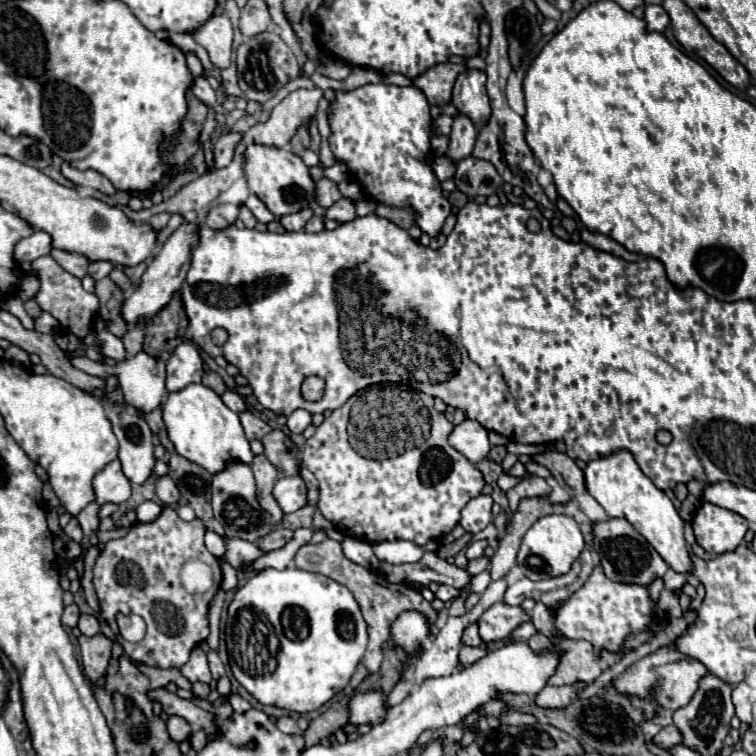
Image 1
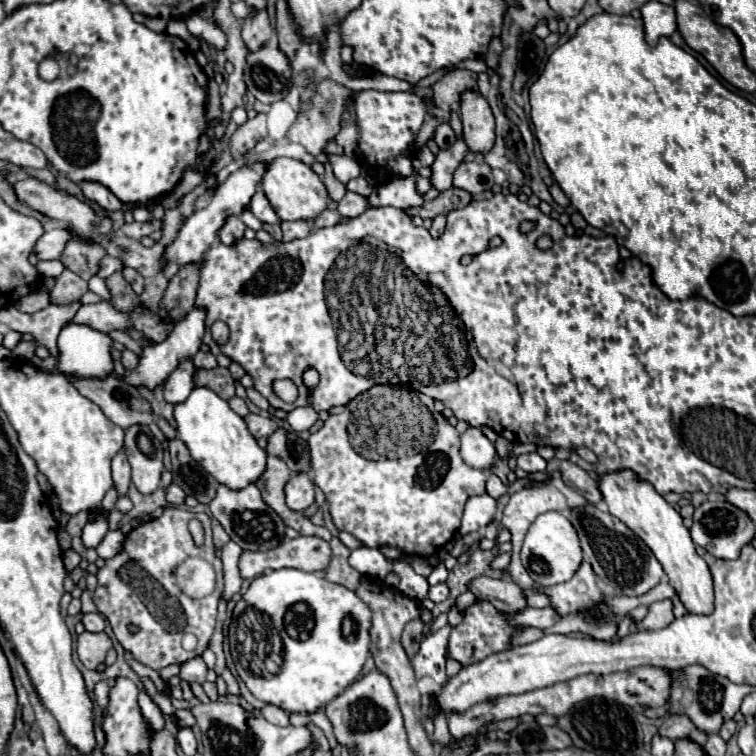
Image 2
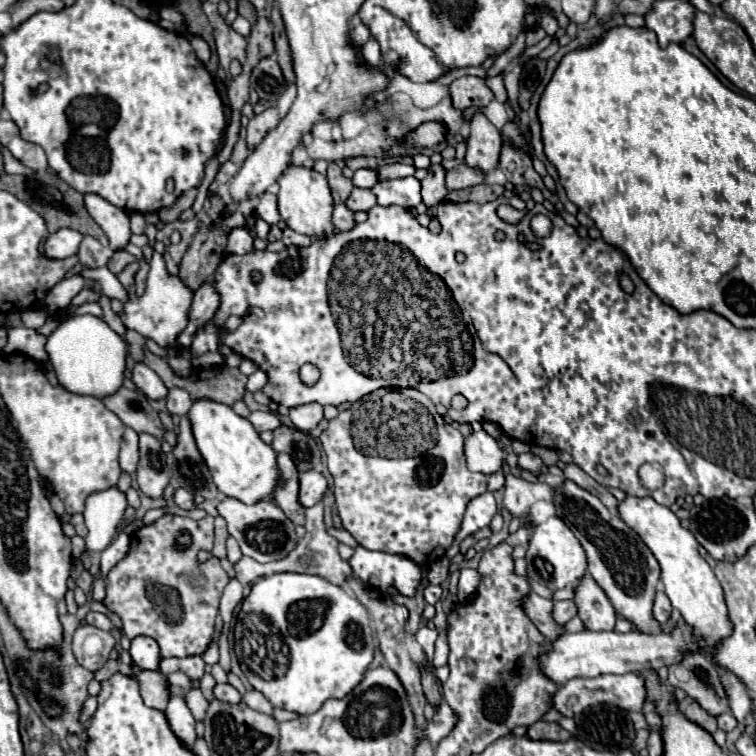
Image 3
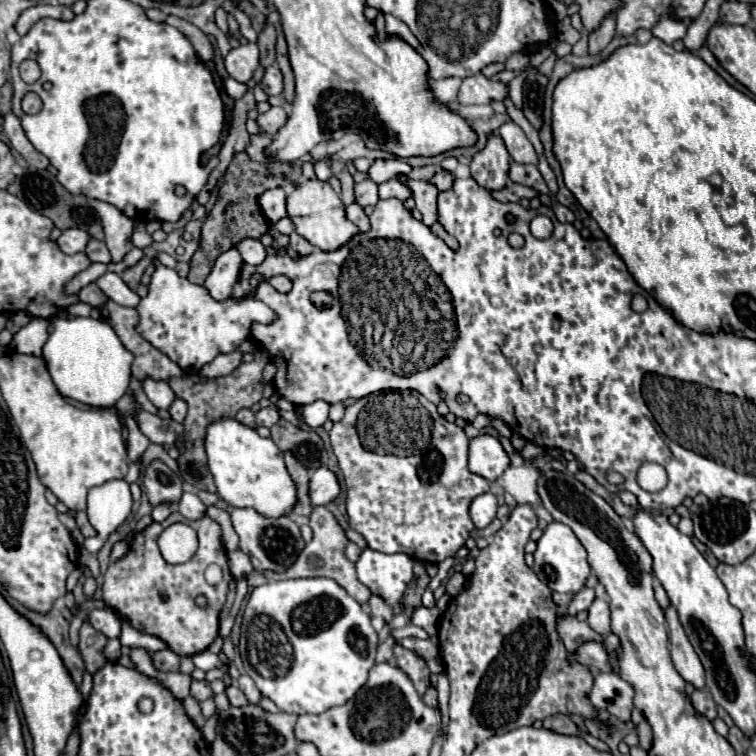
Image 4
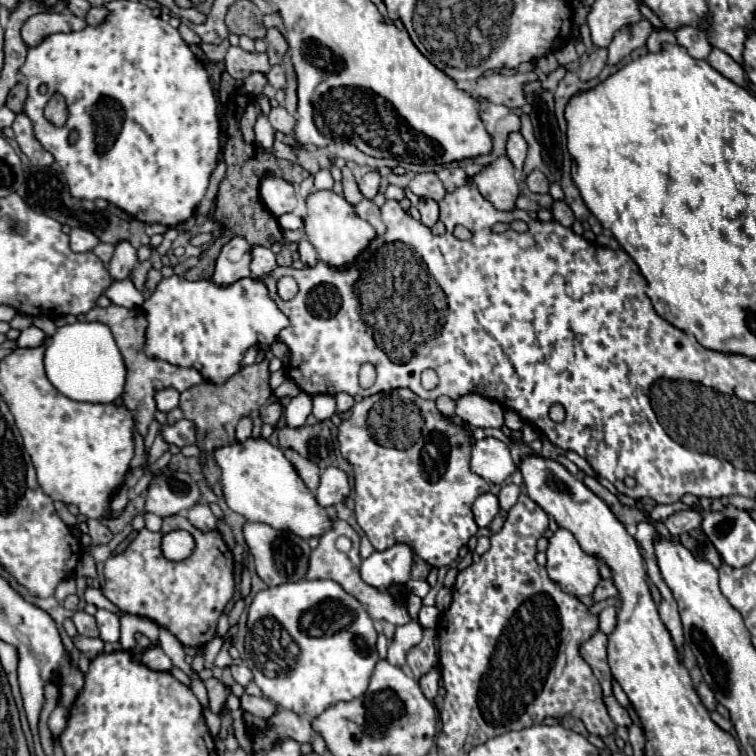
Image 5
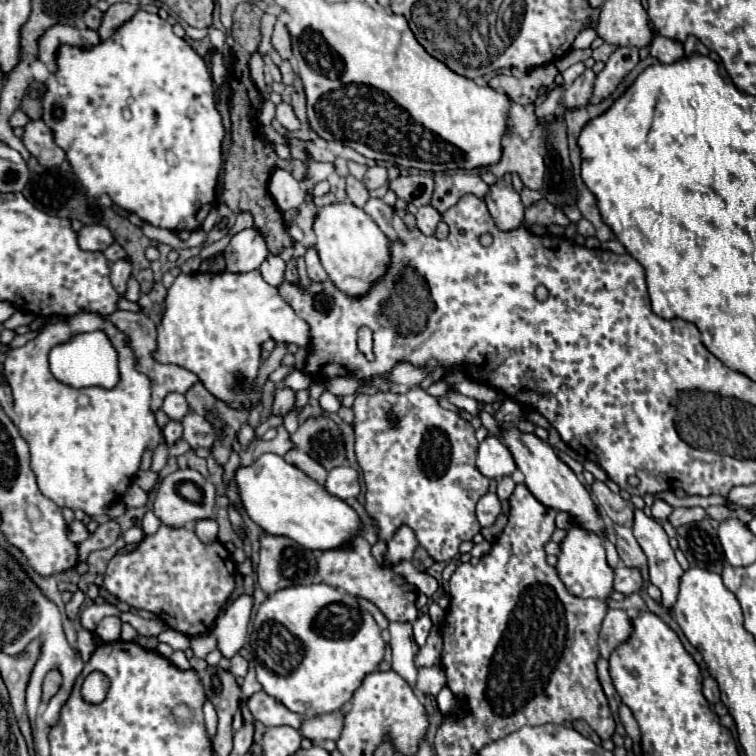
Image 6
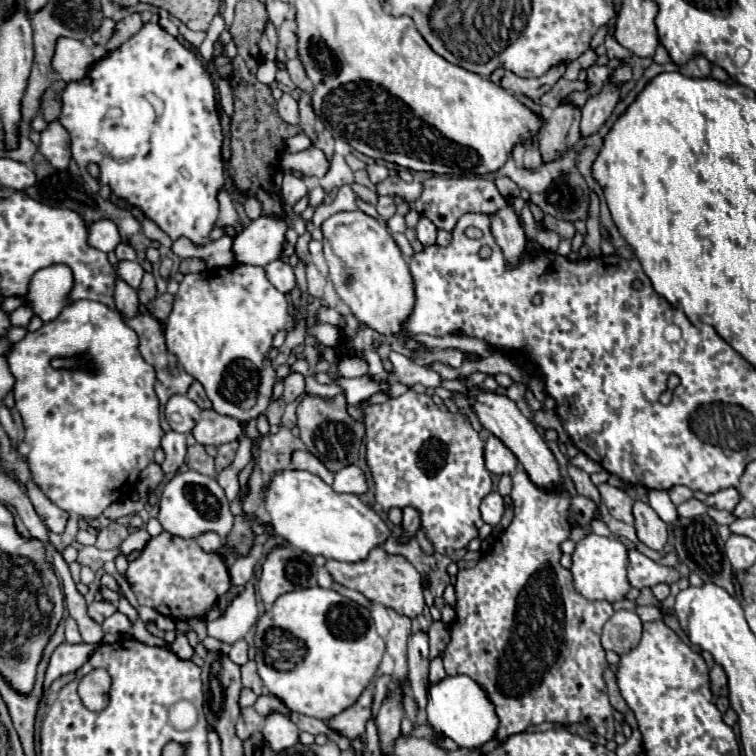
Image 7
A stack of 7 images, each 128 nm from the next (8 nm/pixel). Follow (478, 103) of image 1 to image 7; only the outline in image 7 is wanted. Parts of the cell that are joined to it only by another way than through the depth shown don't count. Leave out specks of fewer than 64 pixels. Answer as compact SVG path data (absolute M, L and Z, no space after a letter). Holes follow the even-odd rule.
M506 204L506 208L500 208L500 212L492 216L492 234L502 248L506 260L510 264L516 264L518 256L526 248L526 234L520 216L512 204Z

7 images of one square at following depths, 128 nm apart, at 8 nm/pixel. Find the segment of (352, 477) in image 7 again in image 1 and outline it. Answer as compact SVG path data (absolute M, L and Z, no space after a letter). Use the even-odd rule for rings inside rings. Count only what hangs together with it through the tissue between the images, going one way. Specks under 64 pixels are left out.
M300 476L292 478L278 478L274 486L274 498L284 514L292 514L306 506L306 486Z

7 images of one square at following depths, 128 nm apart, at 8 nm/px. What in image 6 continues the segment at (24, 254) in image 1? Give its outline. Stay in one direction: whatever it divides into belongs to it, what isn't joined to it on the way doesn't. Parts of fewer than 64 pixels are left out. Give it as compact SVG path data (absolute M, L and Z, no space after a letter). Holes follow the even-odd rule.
M82 226L82 230L78 232L78 244L82 250L88 250L88 252L104 250L112 242L114 242L114 238L112 238L110 230L104 226Z

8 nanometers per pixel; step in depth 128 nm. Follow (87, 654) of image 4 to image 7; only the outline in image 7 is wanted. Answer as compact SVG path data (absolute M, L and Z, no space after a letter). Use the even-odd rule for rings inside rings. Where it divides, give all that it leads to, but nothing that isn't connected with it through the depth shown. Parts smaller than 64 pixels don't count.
M92 602L90 606L88 606L88 616L92 618L92 620L96 620L98 624L104 620L104 618L108 618L108 616L112 616L116 612L116 606L114 604L106 604L106 602Z

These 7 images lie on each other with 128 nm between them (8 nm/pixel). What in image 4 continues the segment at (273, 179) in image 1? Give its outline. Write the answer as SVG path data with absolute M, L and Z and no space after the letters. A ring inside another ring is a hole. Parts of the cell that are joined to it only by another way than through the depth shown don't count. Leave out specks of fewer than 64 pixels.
M310 178L306 182L296 184L294 190L286 196L286 210L288 218L296 226L296 232L304 236L312 246L318 246L320 250L336 250L344 242L348 242L354 234L358 234L358 228L346 220L344 204L340 202L338 194L330 188L328 182L322 182L318 178Z

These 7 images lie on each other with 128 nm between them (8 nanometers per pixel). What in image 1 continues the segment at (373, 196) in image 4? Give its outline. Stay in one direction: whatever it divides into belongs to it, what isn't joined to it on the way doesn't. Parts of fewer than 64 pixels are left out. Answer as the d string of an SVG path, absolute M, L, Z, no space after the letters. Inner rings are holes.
M342 198L342 200L338 200L334 206L330 206L330 208L326 210L326 218L330 218L330 220L336 220L336 222L340 222L340 224L354 220L354 218L356 218L354 202L352 202L352 200L348 200L348 198Z

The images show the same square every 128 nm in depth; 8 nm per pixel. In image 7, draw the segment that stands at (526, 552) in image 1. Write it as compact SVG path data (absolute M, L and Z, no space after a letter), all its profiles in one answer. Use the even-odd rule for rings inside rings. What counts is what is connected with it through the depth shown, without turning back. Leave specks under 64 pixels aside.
M590 532L576 544L572 552L570 572L574 578L576 592L580 592L588 600L608 600L608 602L622 600L630 590L630 584L626 578L626 564L628 564L628 552L624 544L620 544L614 538L604 538Z

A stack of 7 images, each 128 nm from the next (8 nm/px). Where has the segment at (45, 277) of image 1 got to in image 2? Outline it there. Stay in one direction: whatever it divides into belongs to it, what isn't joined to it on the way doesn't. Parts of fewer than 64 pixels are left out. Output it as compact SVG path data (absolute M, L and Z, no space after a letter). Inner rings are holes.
M64 270L60 276L56 276L56 284L50 290L50 304L58 306L70 306L74 302L80 302L80 298L88 292L86 282L76 276L70 270Z

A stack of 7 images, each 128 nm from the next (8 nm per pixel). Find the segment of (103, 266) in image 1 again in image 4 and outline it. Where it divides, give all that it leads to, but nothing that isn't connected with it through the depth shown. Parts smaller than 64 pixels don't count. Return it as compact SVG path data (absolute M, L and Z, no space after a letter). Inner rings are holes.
M132 248L126 256L124 256L124 260L120 260L120 264L114 264L114 262L110 262L108 264L108 270L110 272L116 272L116 274L120 274L120 272L124 272L126 268L130 268L130 266L134 266L140 258L144 256L144 252L140 250L140 248Z

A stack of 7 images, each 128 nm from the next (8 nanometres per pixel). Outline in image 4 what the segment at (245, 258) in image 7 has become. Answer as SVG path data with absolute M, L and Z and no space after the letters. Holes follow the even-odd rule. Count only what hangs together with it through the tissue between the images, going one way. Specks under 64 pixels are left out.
M230 248L228 252L220 254L210 276L204 282L208 294L214 300L226 300L240 276L240 268L242 268L242 258L236 248Z

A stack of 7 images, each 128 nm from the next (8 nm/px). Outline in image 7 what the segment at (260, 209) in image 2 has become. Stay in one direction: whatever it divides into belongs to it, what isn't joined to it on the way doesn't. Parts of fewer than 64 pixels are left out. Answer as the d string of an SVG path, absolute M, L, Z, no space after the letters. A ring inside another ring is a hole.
M292 174L284 176L284 180L282 180L282 202L286 206L294 206L306 192L308 192L308 188L300 178L296 178Z

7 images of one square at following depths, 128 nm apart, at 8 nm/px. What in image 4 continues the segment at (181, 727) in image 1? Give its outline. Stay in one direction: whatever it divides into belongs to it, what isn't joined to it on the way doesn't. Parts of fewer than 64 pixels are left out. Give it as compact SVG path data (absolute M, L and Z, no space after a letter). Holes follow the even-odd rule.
M192 682L192 688L190 688L190 694L192 694L192 698L196 700L196 702L202 702L202 700L206 700L206 698L210 698L212 696L212 690L210 690L210 686L206 684L206 682Z

